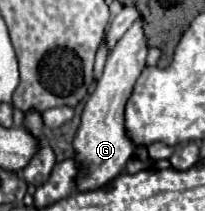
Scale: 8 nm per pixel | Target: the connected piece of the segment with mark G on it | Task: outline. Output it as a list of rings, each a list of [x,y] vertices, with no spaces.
[[[139,17],[109,51],[103,75],[97,81],[93,95],[85,103],[81,127],[73,139],[75,161],[79,165],[79,173],[75,177],[77,191],[93,191],[107,185],[111,179],[123,173],[127,159],[133,155],[135,147],[131,147],[131,139],[127,139],[127,133],[123,131],[123,107],[127,103],[127,95],[131,95],[131,87],[135,85],[145,67],[145,59],[149,53],[143,25],[145,19]]]

